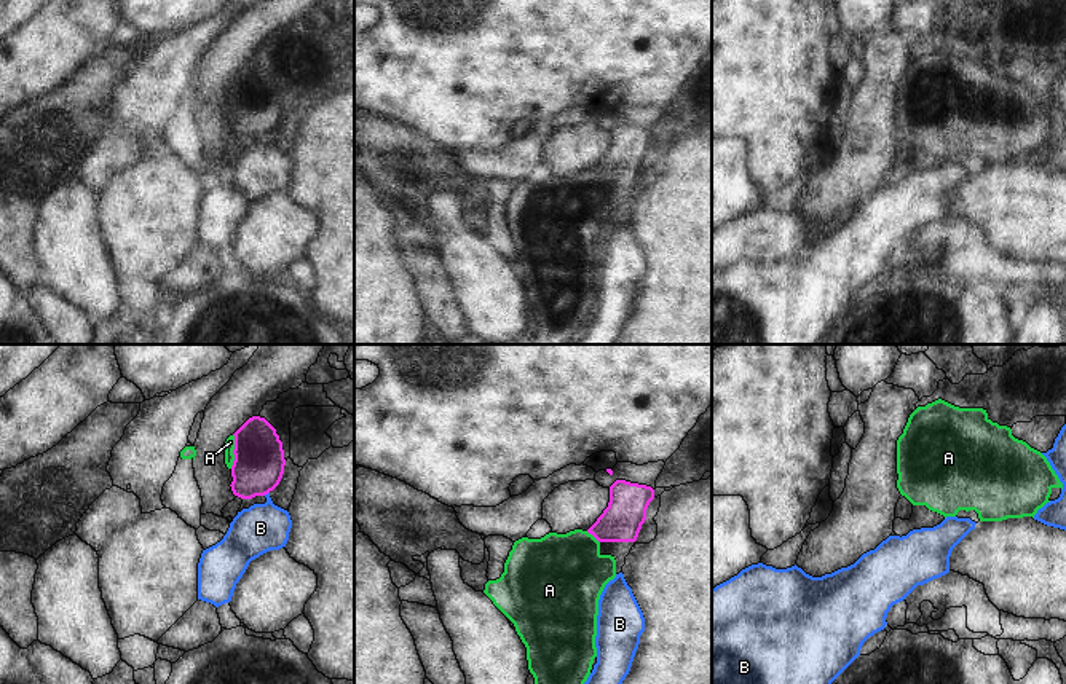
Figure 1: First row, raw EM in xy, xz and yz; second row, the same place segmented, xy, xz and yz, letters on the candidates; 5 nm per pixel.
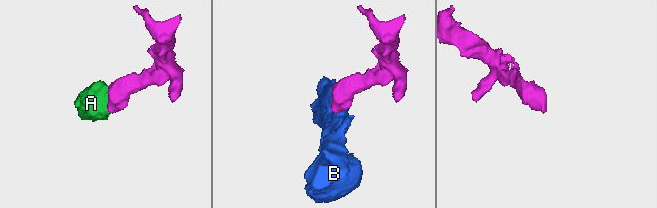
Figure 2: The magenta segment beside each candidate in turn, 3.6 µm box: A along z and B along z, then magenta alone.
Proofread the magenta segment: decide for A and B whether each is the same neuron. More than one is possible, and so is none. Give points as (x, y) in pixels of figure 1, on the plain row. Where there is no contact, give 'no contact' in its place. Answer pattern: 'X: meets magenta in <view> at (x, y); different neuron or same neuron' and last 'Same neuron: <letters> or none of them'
A: meets magenta in xy at (233, 94); same neuron
B: meets magenta in xy at (265, 136); different neuron
Same neuron: A

